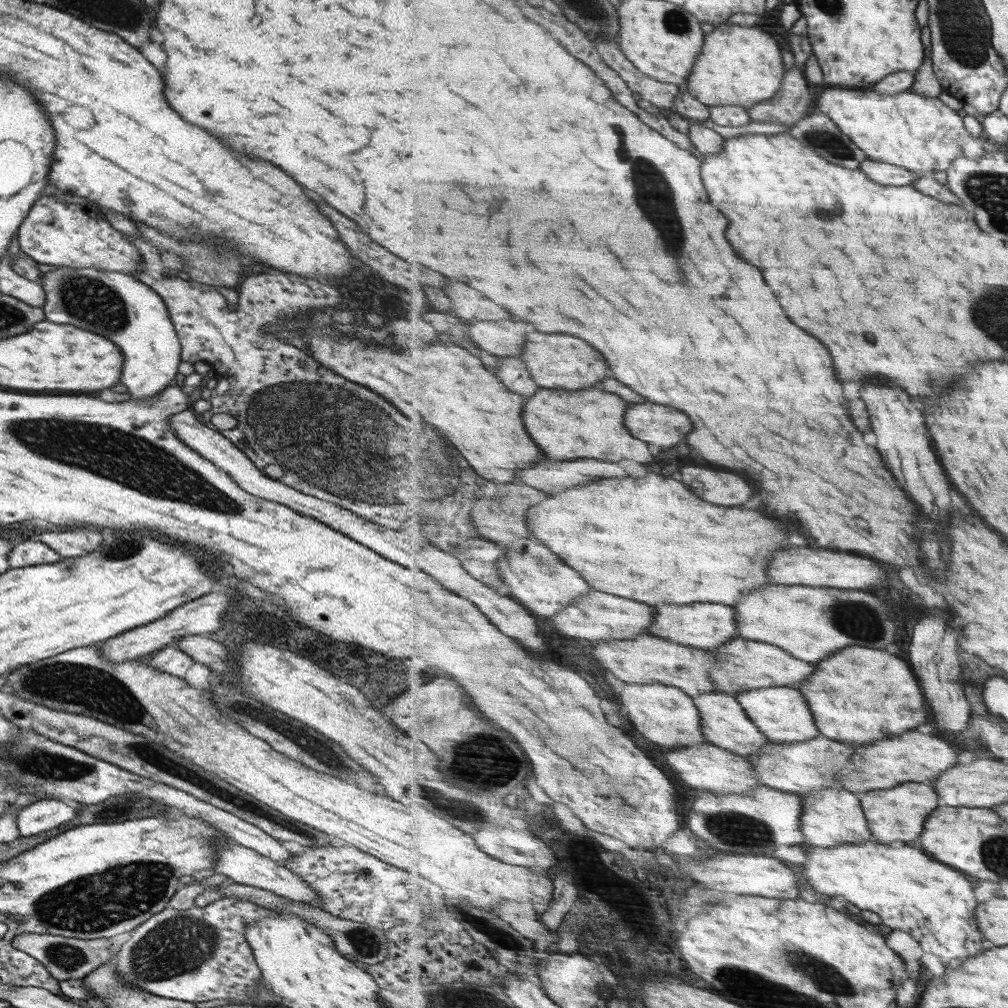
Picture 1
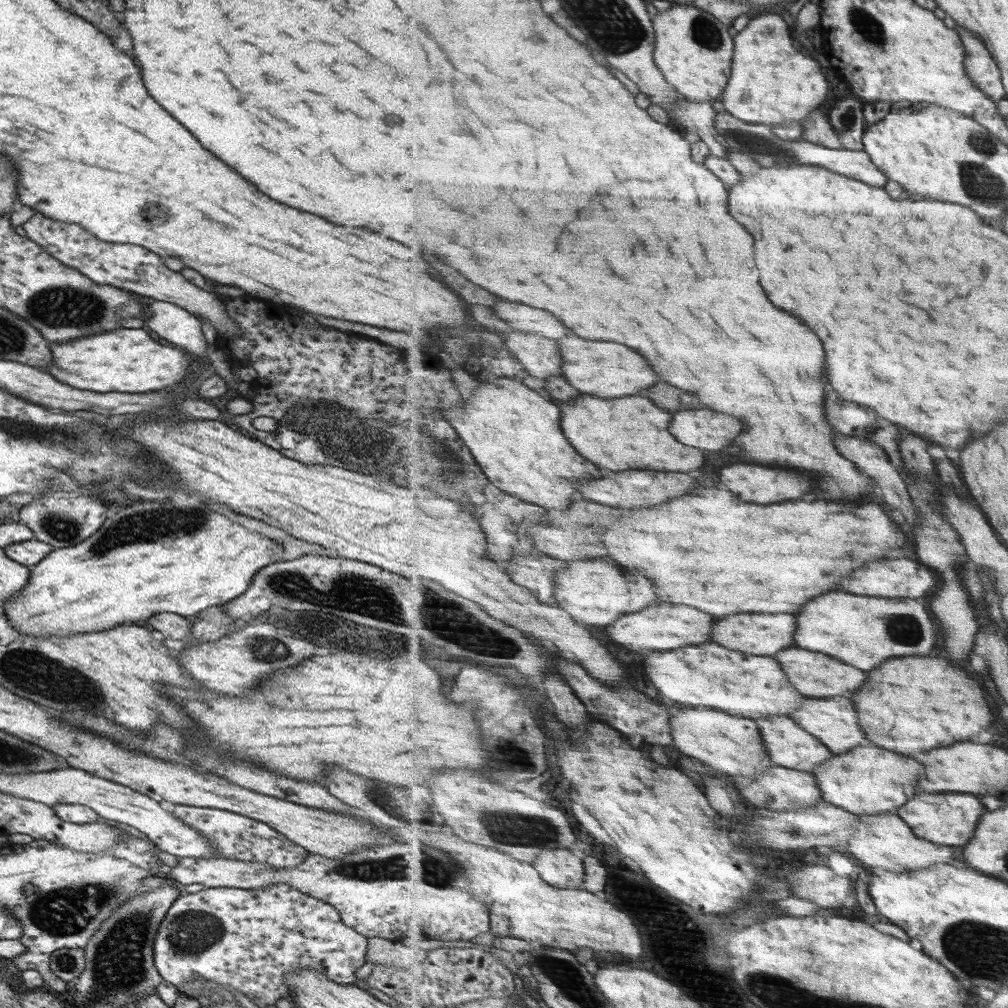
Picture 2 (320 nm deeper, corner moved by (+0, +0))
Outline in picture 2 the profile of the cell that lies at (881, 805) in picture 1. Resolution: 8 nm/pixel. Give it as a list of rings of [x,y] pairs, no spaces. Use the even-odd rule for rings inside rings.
[[[919,792],[899,809],[901,818],[908,822],[918,837],[929,839],[931,842],[958,846],[962,848],[976,836],[980,818],[984,816],[987,808],[974,794],[937,794]]]

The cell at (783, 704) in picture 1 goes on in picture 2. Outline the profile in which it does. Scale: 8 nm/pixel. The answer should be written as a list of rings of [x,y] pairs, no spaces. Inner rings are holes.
[[[841,696],[828,698],[808,697],[804,704],[800,705],[799,709],[789,714],[789,717],[798,722],[799,726],[820,738],[821,742],[824,742],[836,754],[845,754],[852,748],[873,744],[867,734],[863,732],[861,724],[859,724],[857,708],[855,708],[855,702],[851,698],[841,698]]]

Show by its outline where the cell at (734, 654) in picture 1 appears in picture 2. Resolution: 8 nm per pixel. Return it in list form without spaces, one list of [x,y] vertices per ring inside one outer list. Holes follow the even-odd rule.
[[[793,648],[793,650],[778,652],[773,657],[784,666],[785,672],[797,687],[797,691],[809,697],[845,696],[851,698],[867,682],[867,674],[863,670],[859,670],[855,666],[849,666],[849,664],[843,664],[841,660],[835,660],[827,654],[817,654],[817,652],[811,652],[811,650]]]

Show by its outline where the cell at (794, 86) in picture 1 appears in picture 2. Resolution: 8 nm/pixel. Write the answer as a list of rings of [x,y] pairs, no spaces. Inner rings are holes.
[[[814,110],[806,120],[803,140],[822,144],[827,148],[843,149],[844,144],[839,133],[833,128],[830,118],[823,114],[823,110]]]

